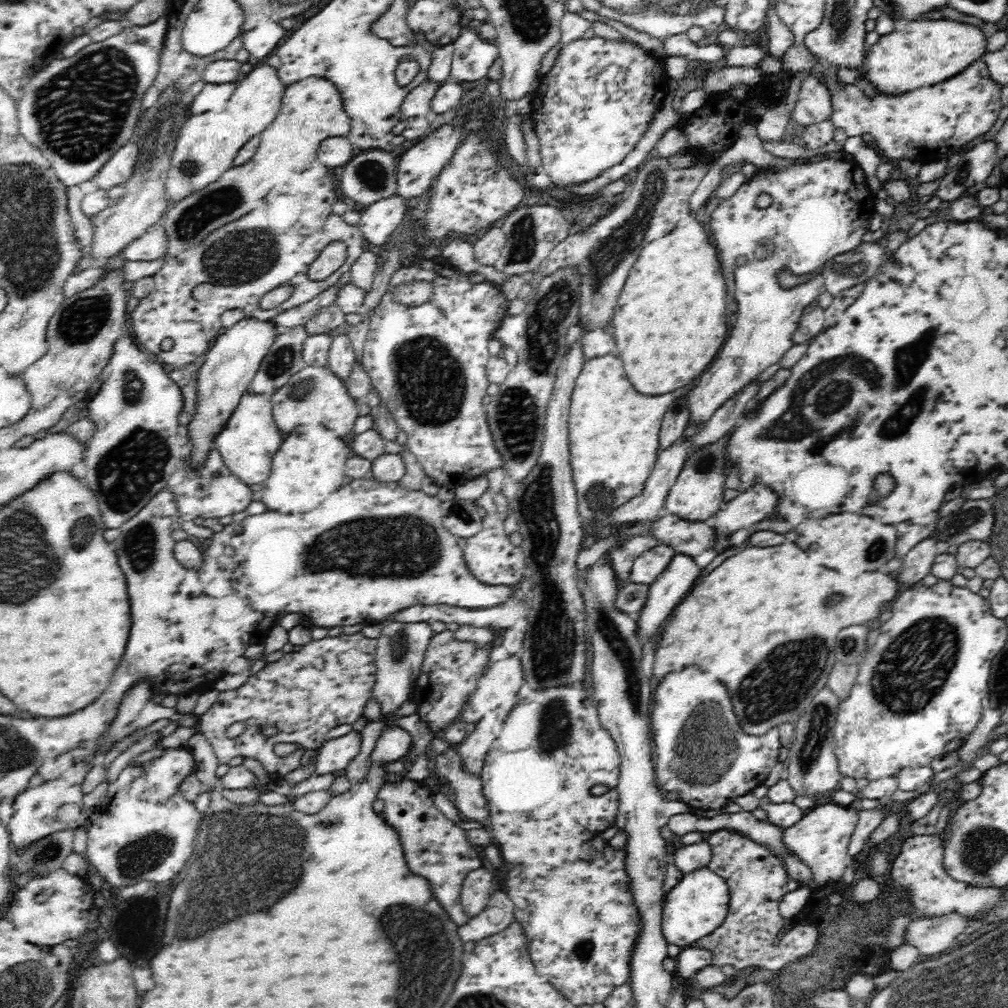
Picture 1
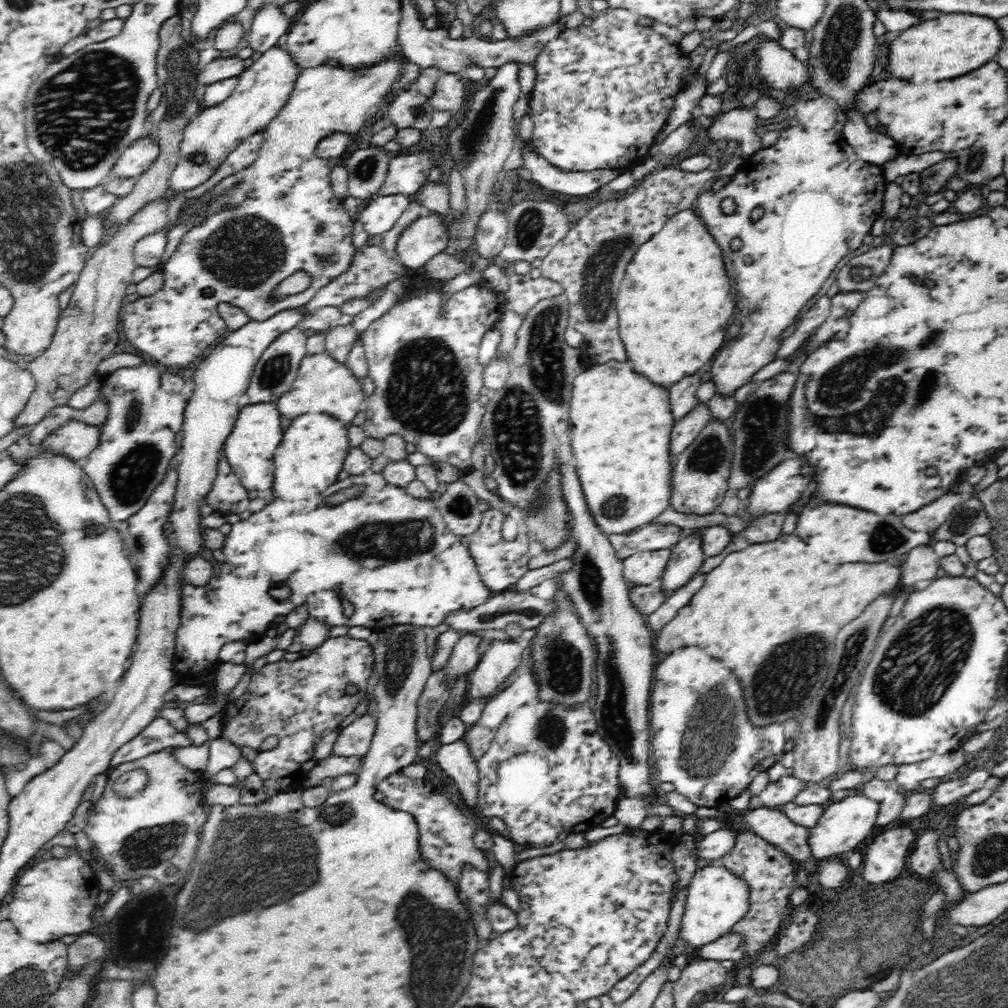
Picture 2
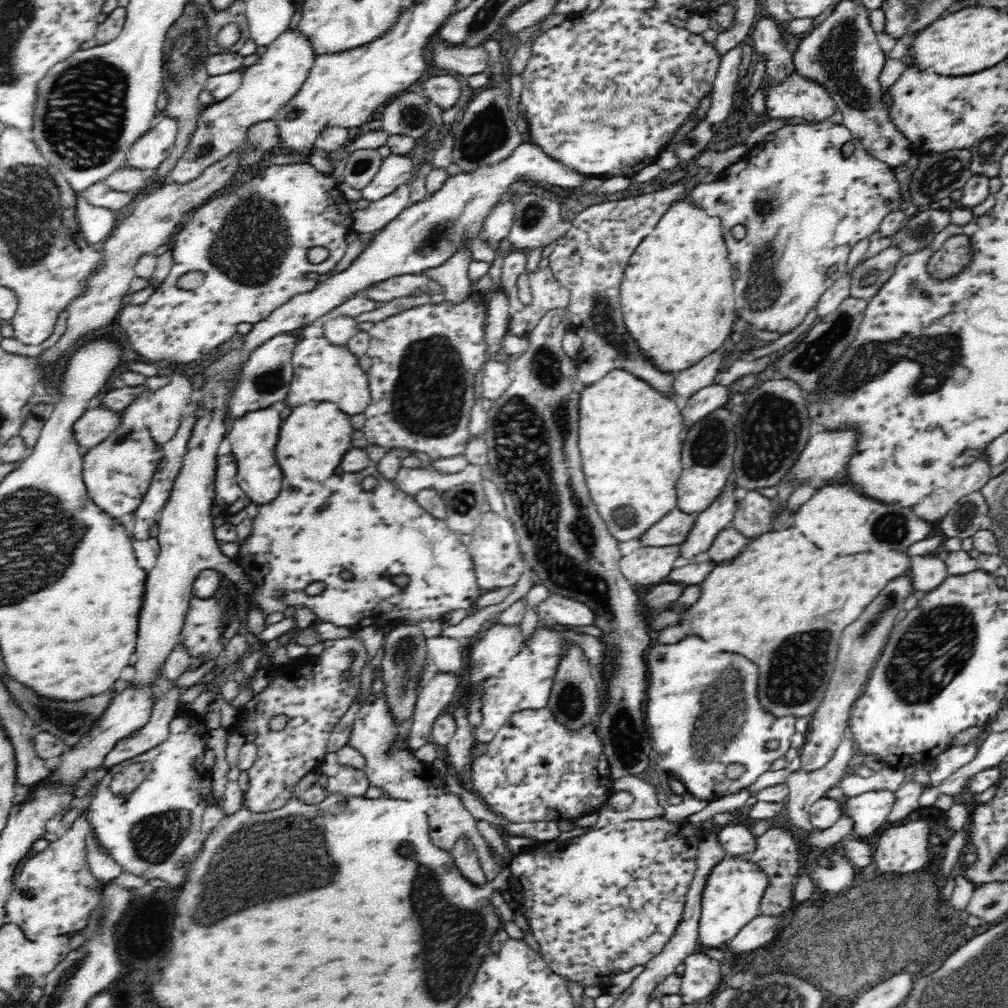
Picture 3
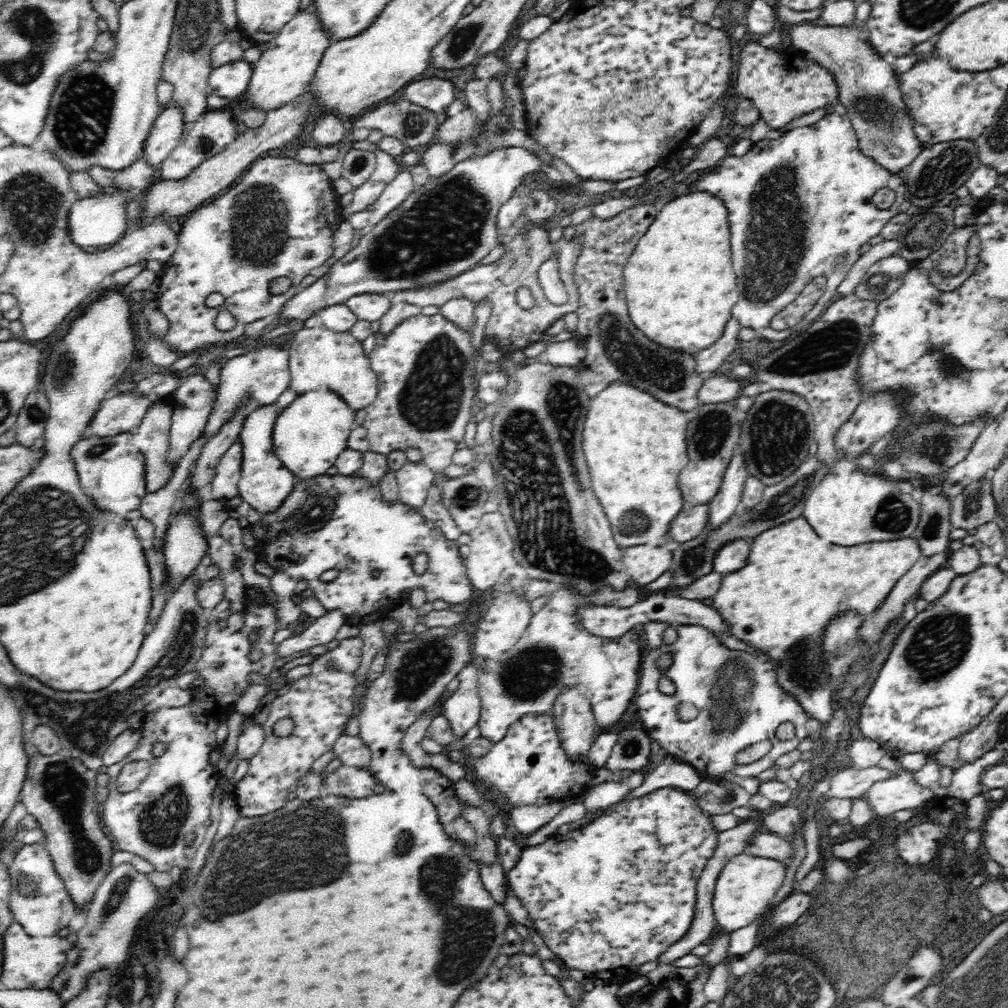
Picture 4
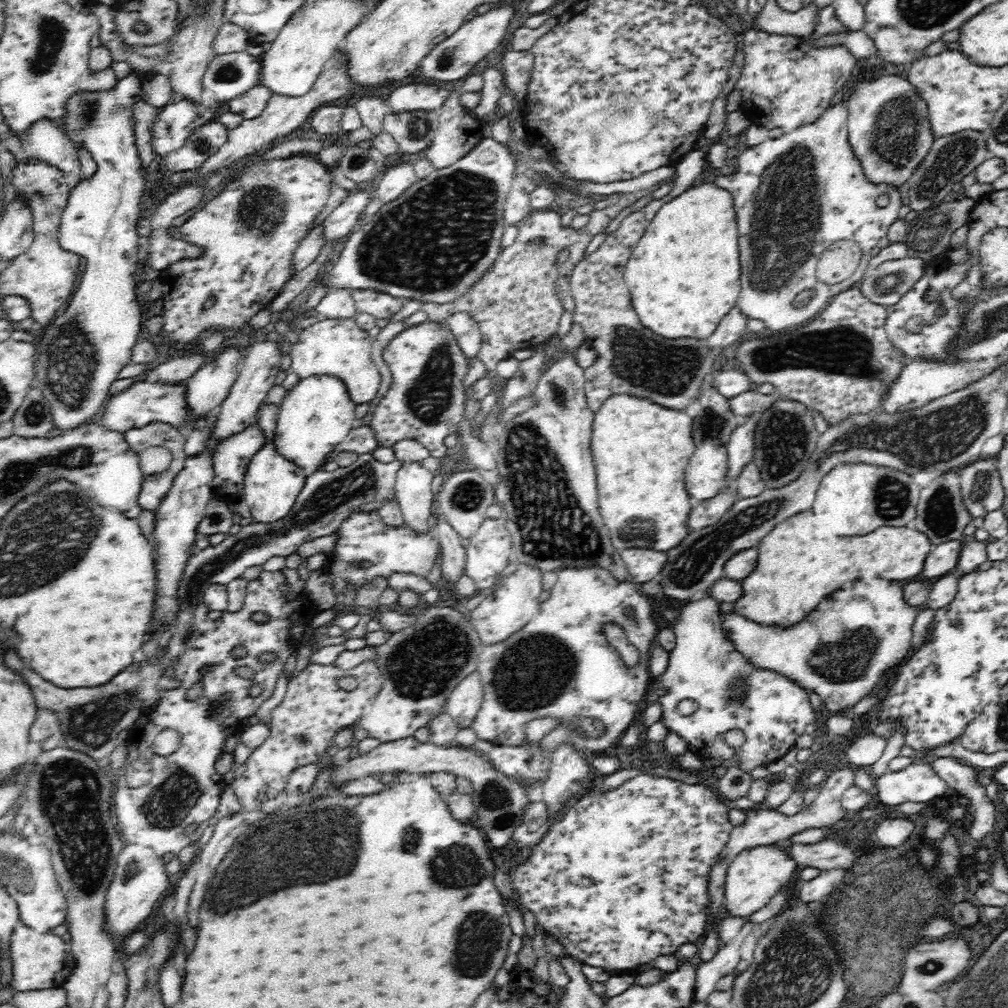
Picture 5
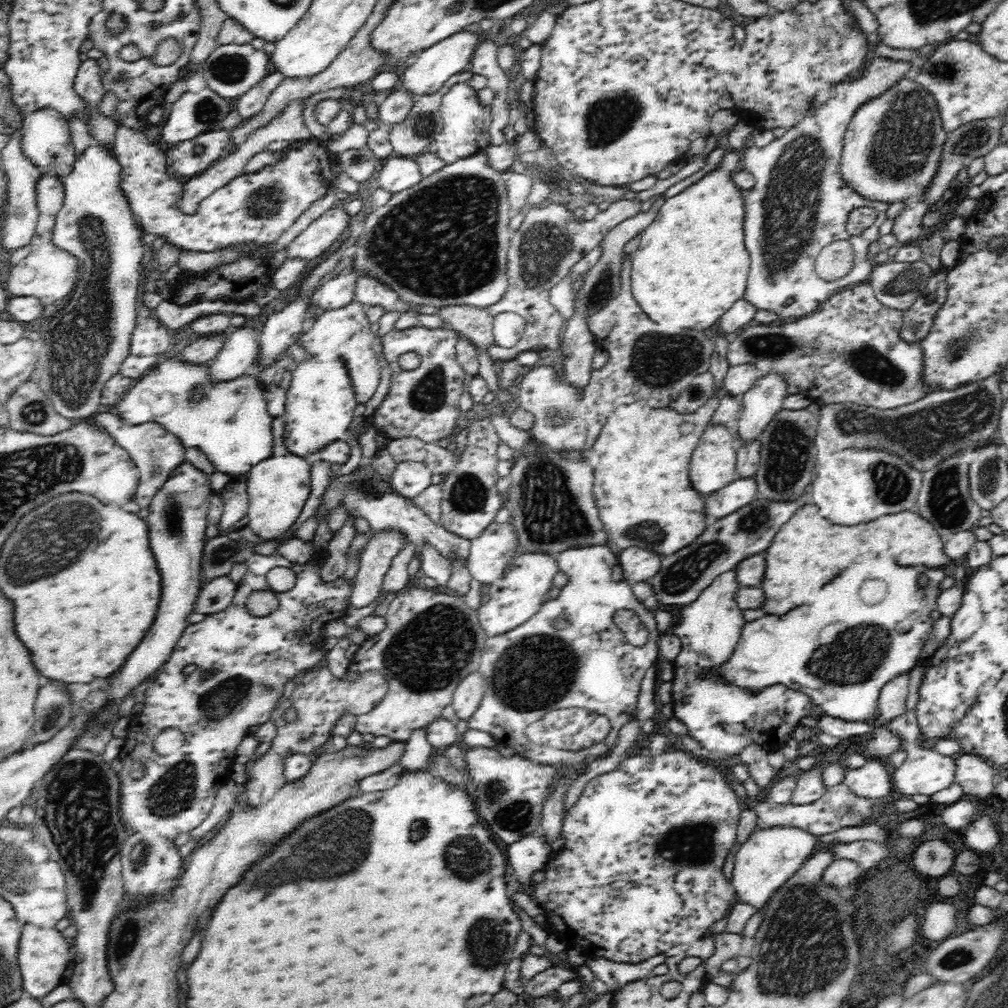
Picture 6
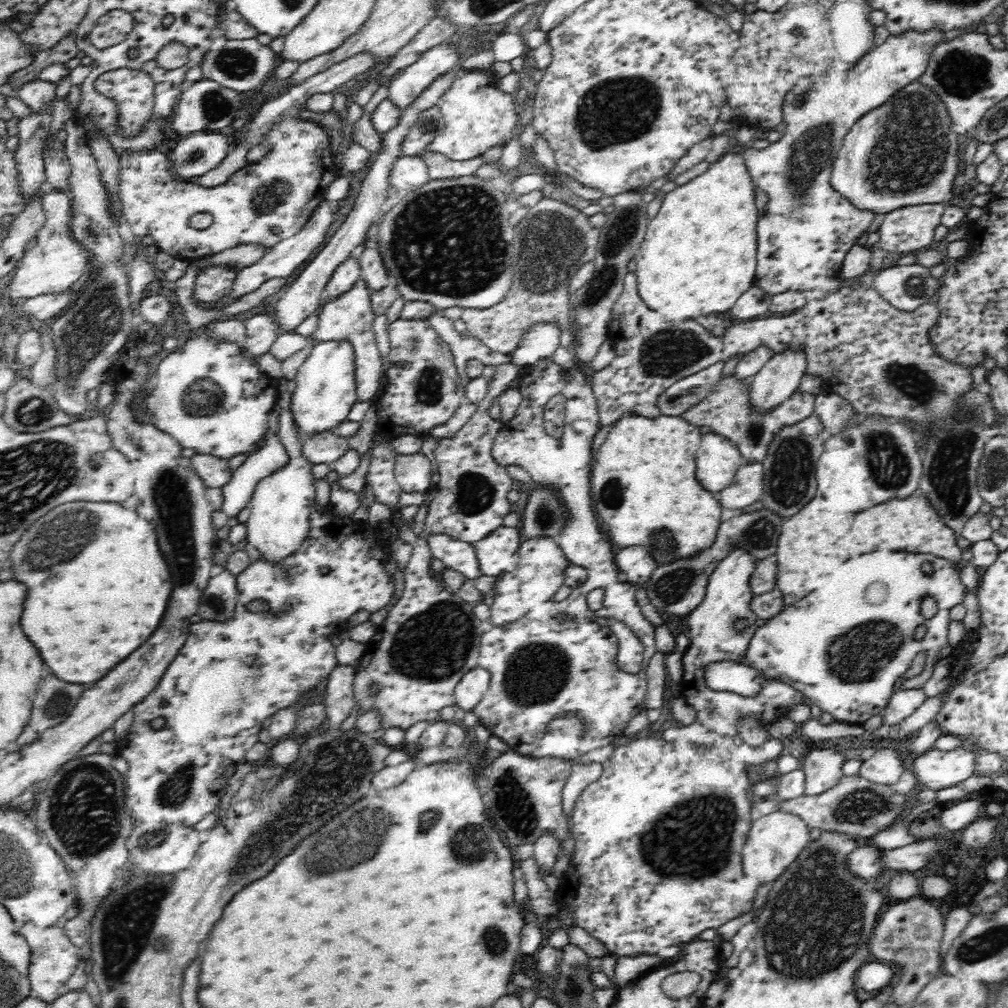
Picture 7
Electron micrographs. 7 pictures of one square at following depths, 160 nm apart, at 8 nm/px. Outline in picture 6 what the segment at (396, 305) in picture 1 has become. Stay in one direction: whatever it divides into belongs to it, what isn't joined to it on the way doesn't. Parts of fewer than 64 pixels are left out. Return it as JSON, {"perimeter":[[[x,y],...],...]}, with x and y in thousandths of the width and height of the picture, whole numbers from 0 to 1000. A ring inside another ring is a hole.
{"perimeter":[[[420,322],[402,327],[389,326],[378,335],[381,355],[387,363],[387,385],[377,403],[370,409],[370,422],[385,436],[398,436],[410,433],[421,438],[435,438],[448,432],[460,418],[460,413],[454,403],[460,387],[461,375],[459,365],[453,360],[453,332],[450,326],[443,324],[424,325]],[[402,349],[413,349],[418,355],[417,362],[409,367],[401,367],[395,362],[395,354]]]}

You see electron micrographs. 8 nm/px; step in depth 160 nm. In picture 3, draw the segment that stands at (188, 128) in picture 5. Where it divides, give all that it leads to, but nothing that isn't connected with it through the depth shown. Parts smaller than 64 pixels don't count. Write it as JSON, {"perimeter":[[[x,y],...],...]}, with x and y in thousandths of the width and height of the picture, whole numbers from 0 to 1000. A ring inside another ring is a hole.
{"perimeter":[[[158,116],[151,128],[142,133],[129,147],[123,163],[152,171],[169,155],[177,131],[177,119],[169,116]]]}

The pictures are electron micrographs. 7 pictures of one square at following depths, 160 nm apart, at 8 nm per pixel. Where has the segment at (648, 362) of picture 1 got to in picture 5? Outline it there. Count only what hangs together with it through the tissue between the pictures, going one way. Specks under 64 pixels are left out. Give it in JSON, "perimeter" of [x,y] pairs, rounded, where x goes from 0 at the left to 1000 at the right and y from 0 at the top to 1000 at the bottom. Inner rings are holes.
{"perimeter":[[[706,181],[685,186],[656,204],[631,240],[619,278],[635,318],[653,329],[653,333],[665,336],[675,333],[702,335],[710,327],[714,316],[730,304],[730,296],[734,294],[734,266],[728,195],[724,189]]]}

